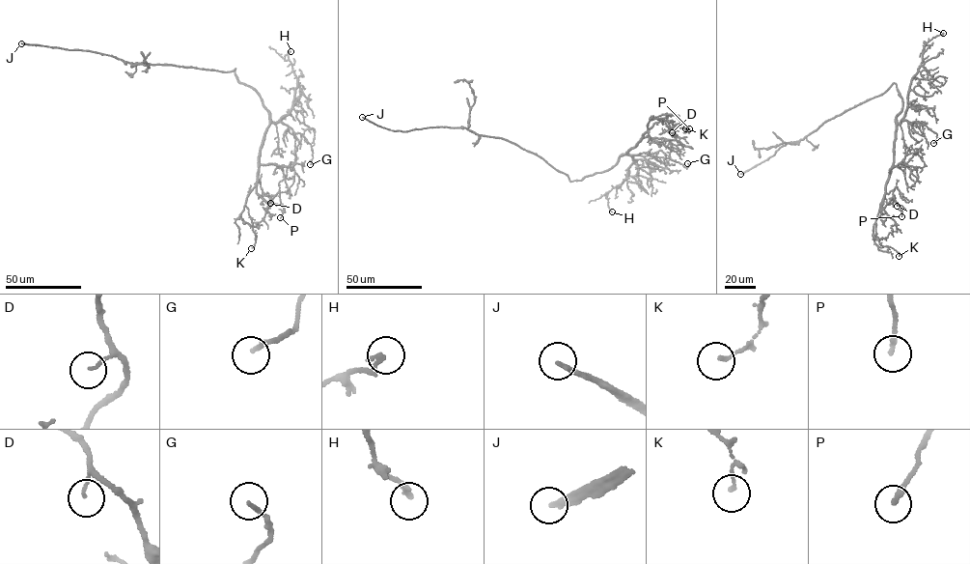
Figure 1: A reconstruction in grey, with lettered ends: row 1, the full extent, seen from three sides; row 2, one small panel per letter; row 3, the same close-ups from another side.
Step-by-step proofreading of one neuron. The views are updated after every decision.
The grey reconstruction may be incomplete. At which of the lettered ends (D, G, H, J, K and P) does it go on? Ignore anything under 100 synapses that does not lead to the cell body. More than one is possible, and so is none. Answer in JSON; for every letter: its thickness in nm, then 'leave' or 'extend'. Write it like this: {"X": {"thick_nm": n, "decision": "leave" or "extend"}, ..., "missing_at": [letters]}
{"D": {"thick_nm": 80, "decision": "leave"}, "G": {"thick_nm": 160, "decision": "leave"}, "H": {"thick_nm": 240, "decision": "leave"}, "J": {"thick_nm": 220, "decision": "extend"}, "K": {"thick_nm": 100, "decision": "leave"}, "P": {"thick_nm": 200, "decision": "leave"}, "missing_at": ["J"]}

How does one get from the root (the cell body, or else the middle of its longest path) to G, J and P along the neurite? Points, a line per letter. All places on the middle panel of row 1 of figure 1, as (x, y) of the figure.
G: (557, 170), (568, 174), (570, 181), (581, 180), (606, 170), (627, 155), (668, 157), (686, 168), (687, 163)
J: (557, 170), (542, 158), (513, 144), (466, 128), (436, 126), (395, 131), (362, 117)
P: (557, 170), (568, 174), (571, 181), (606, 170), (664, 118), (671, 128), (689, 128)

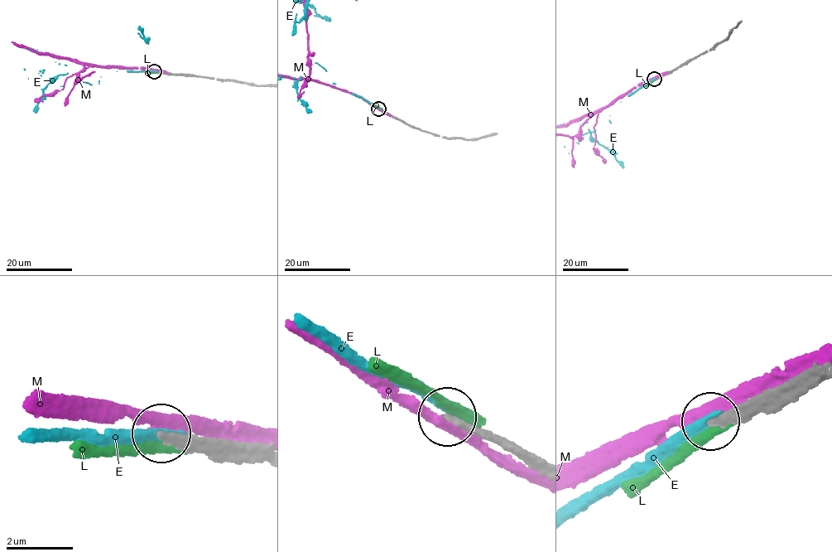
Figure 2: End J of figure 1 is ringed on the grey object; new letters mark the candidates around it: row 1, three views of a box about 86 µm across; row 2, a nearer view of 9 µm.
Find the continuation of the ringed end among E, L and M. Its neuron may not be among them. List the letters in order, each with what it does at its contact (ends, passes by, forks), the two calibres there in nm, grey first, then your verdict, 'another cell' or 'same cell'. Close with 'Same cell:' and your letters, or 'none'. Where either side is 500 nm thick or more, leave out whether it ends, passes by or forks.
E: it ends | 240/360 nm | another cell
L: it ends | 320/320 nm | another cell
M: it passes by | 320/360 nm | another cell
Same cell: none

